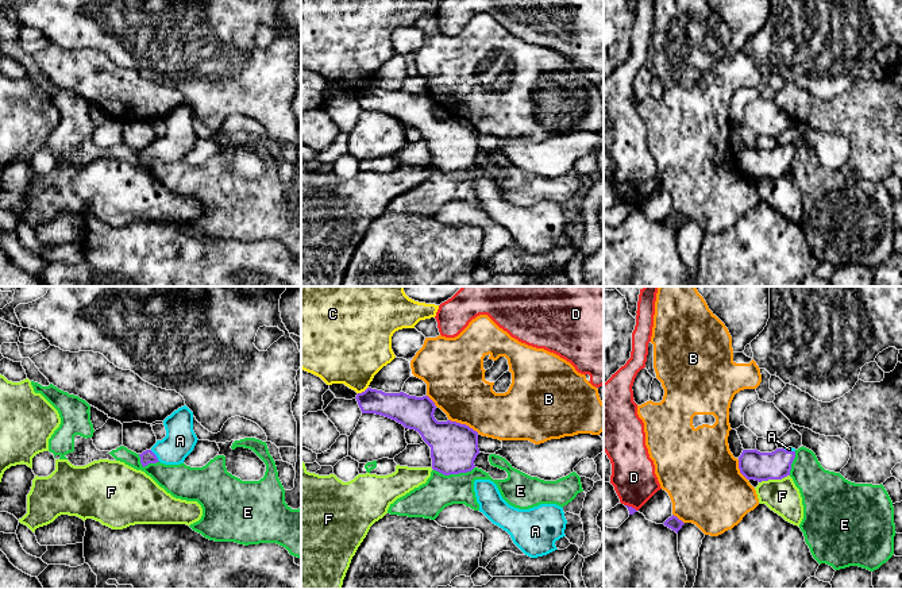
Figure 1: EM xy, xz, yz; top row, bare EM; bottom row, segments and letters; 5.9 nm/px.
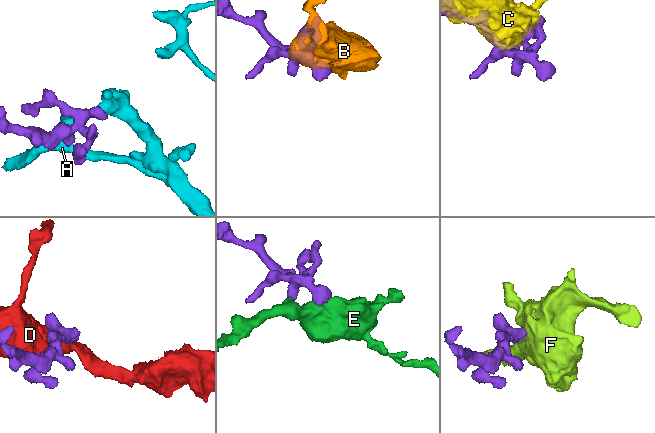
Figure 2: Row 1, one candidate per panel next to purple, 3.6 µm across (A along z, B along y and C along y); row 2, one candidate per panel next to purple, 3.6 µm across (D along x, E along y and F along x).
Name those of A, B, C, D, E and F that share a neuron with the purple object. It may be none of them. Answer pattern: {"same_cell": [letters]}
{"same_cell": ["A"]}

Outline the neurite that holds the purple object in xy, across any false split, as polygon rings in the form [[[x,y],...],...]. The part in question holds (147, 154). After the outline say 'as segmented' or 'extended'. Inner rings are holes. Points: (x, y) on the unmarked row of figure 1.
[[[181,104],[163,118],[166,134],[139,151],[142,163],[149,161],[180,162],[193,149],[197,134],[193,128],[193,109]]]; extended

